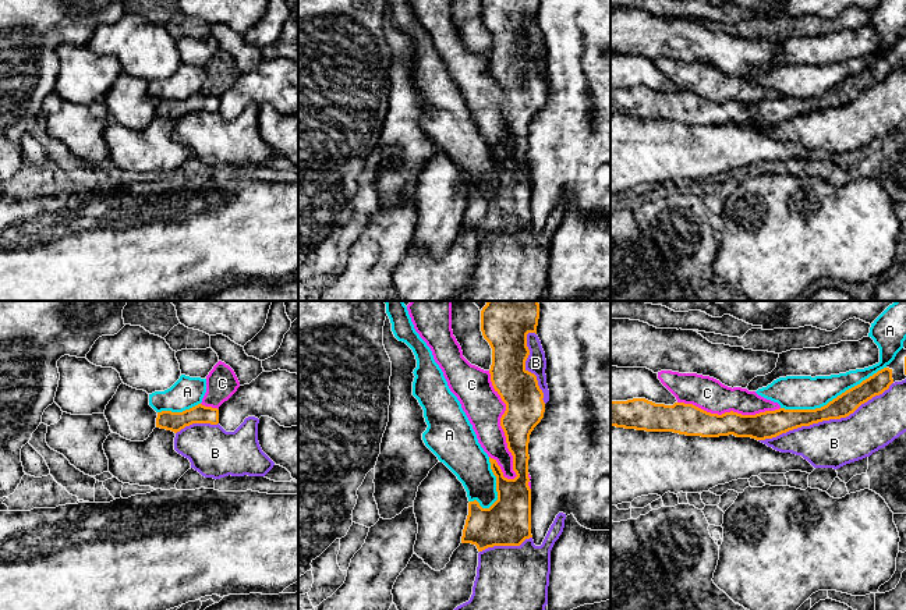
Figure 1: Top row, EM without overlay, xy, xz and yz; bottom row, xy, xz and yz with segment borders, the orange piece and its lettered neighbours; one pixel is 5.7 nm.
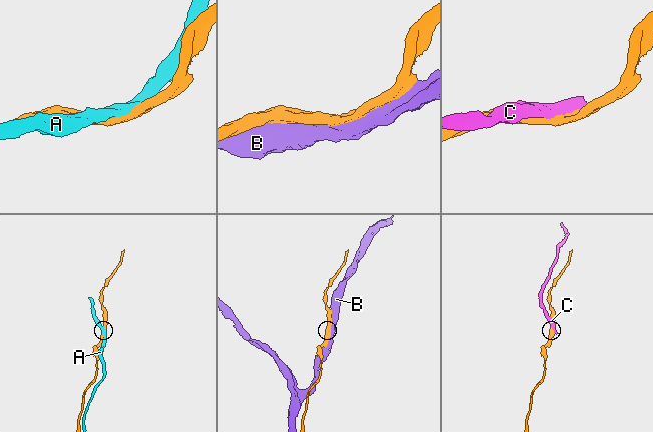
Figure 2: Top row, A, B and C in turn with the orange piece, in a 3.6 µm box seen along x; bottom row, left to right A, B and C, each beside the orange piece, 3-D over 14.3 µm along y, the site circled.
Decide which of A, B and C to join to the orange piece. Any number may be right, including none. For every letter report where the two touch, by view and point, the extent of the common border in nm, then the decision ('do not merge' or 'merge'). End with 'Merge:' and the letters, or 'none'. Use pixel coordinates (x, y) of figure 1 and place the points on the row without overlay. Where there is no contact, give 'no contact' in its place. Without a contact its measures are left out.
A: meets orange in yz at (834, 87); contact 650 nm long; do not merge
B: meets orange in yz at (825, 107); contact 850 nm long; do not merge
C: meets orange in xz at (501, 113); contact 650 nm long; do not merge
Merge: none

